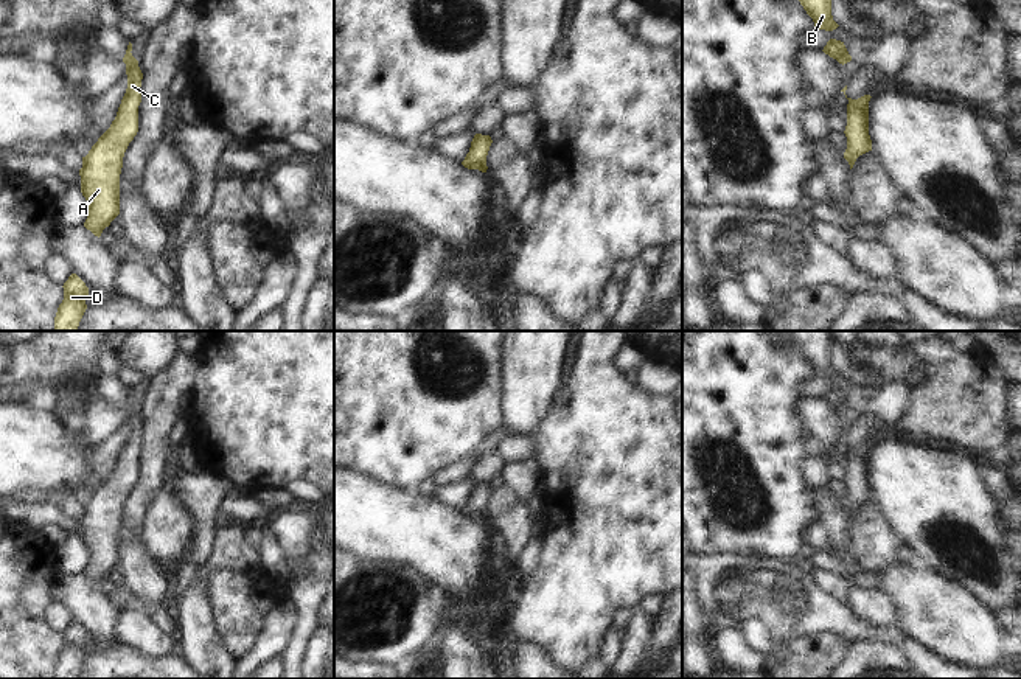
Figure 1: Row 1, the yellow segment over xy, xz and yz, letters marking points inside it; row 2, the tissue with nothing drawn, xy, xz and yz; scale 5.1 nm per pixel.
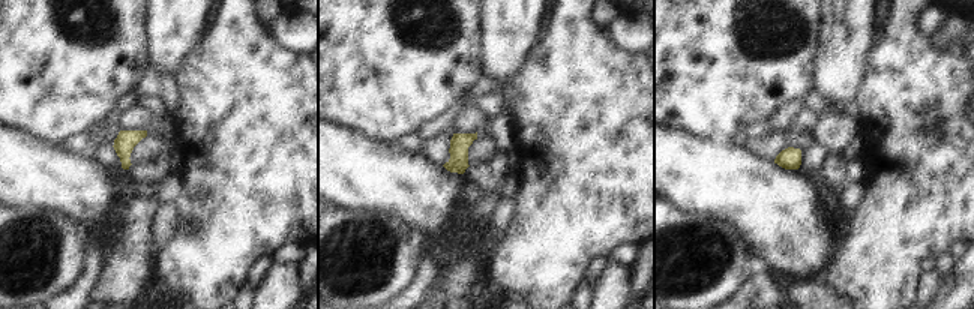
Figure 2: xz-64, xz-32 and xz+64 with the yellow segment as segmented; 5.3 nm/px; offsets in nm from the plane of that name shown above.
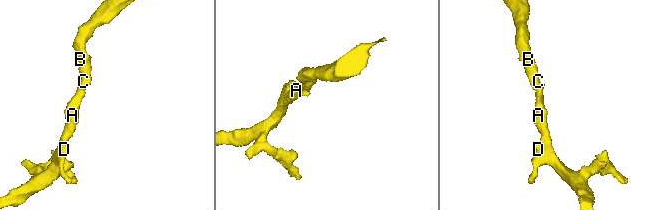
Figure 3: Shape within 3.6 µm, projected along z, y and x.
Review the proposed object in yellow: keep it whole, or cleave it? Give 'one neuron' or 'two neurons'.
one neuron

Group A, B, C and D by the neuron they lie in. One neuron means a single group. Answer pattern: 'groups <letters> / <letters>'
groups A B C D

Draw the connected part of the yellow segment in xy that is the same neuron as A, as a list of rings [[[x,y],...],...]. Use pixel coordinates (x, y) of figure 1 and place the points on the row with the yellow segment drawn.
[[[129,42],[123,62],[126,64],[127,89],[110,127],[98,138],[89,154],[82,157],[81,193],[89,204],[84,227],[95,236],[120,214],[120,174],[123,157],[138,132],[138,106],[141,103],[143,73],[132,56]]]

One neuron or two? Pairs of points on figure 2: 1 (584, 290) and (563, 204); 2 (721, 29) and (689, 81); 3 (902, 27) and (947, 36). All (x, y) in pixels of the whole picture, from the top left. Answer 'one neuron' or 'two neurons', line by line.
1: two neurons
2: one neuron
3: two neurons

